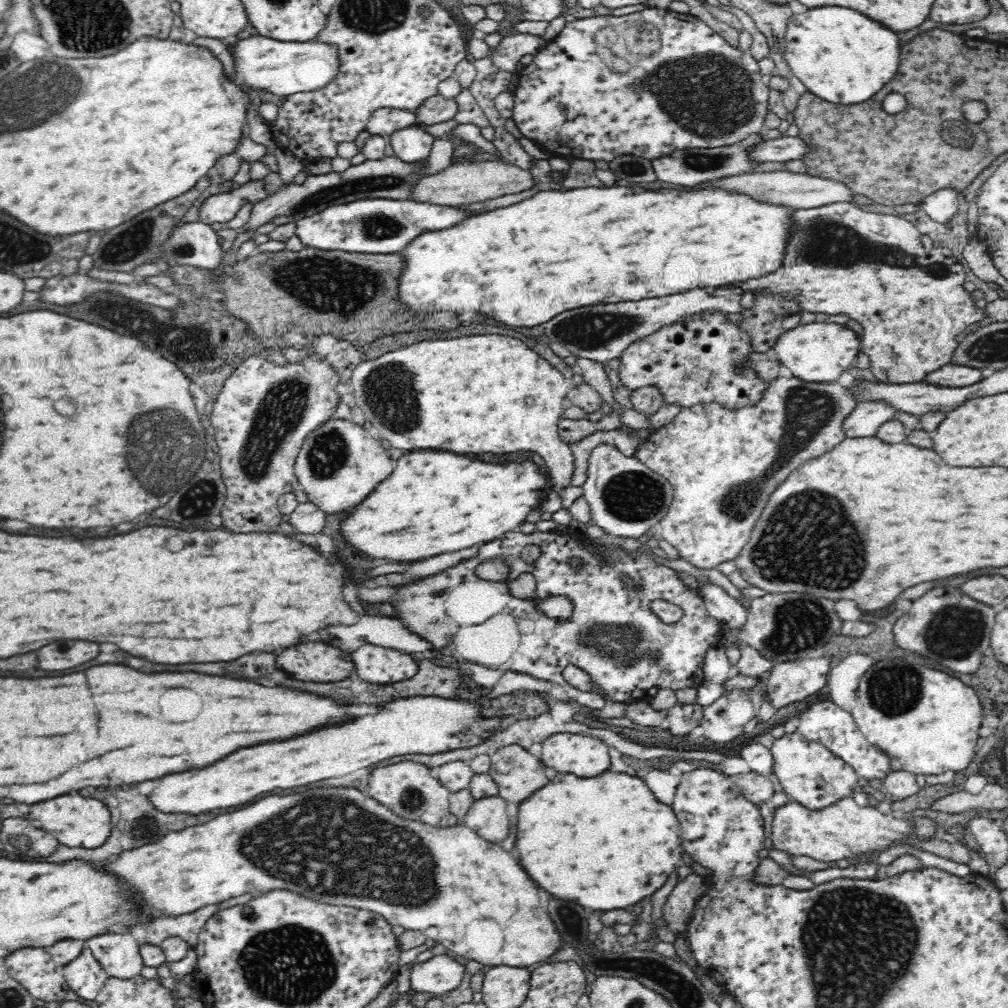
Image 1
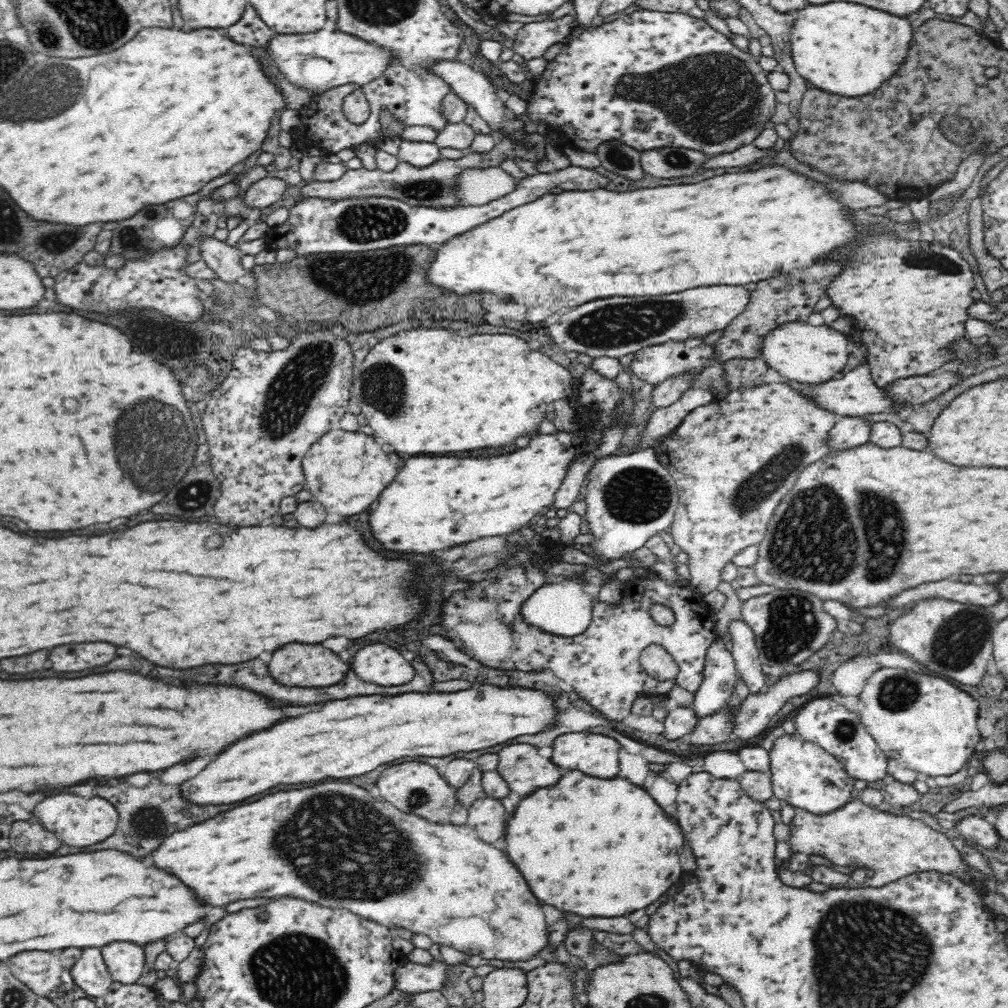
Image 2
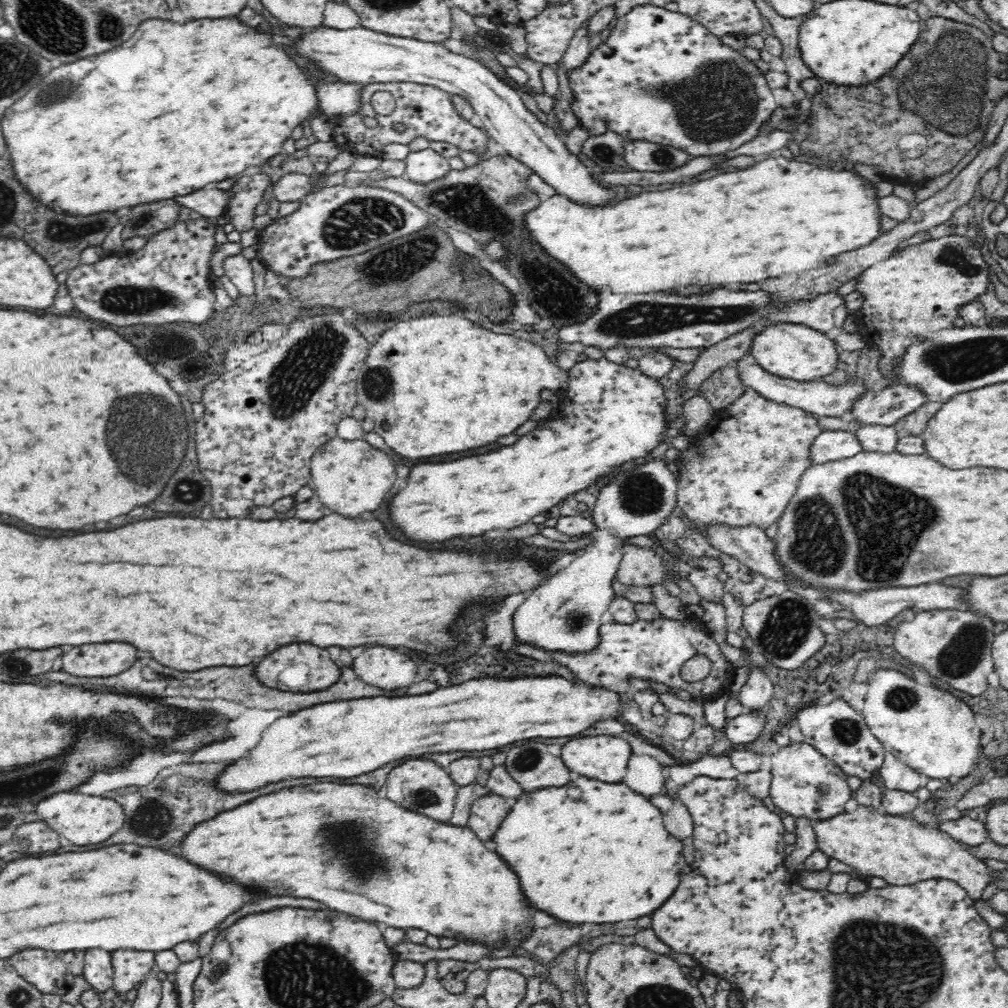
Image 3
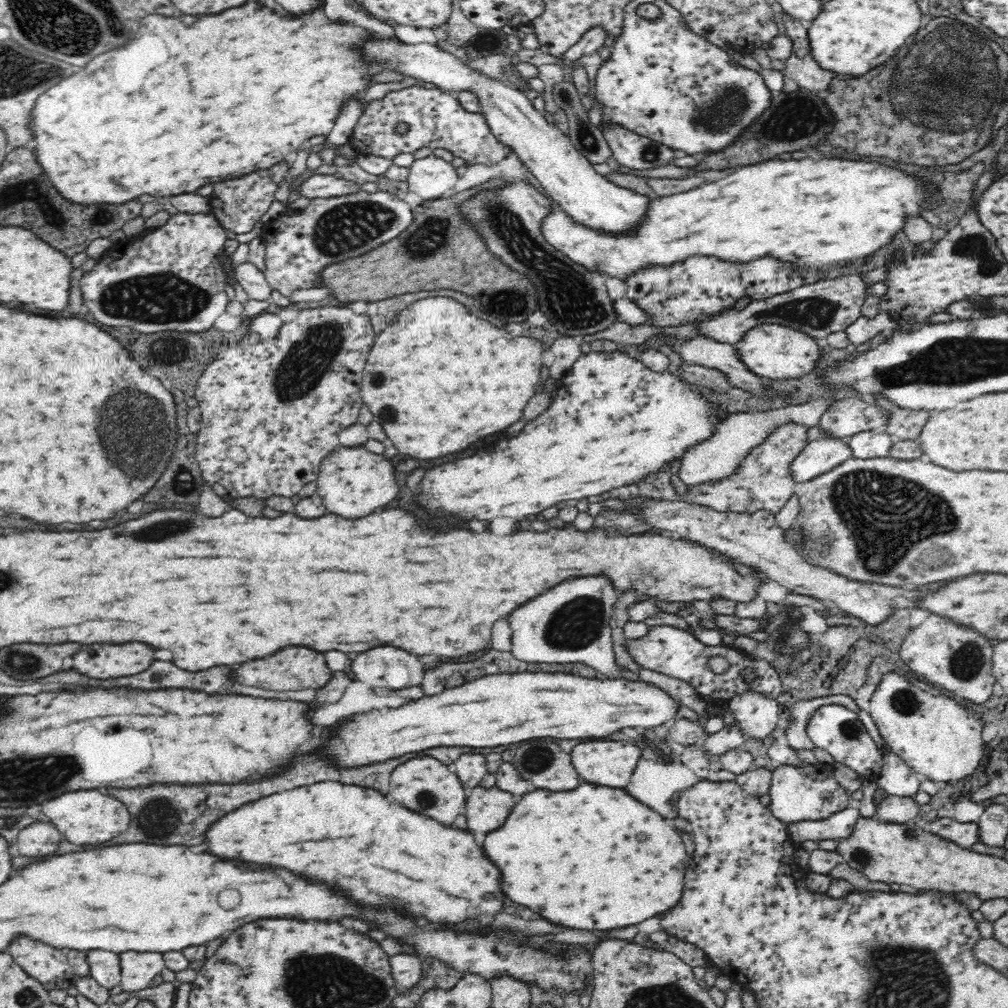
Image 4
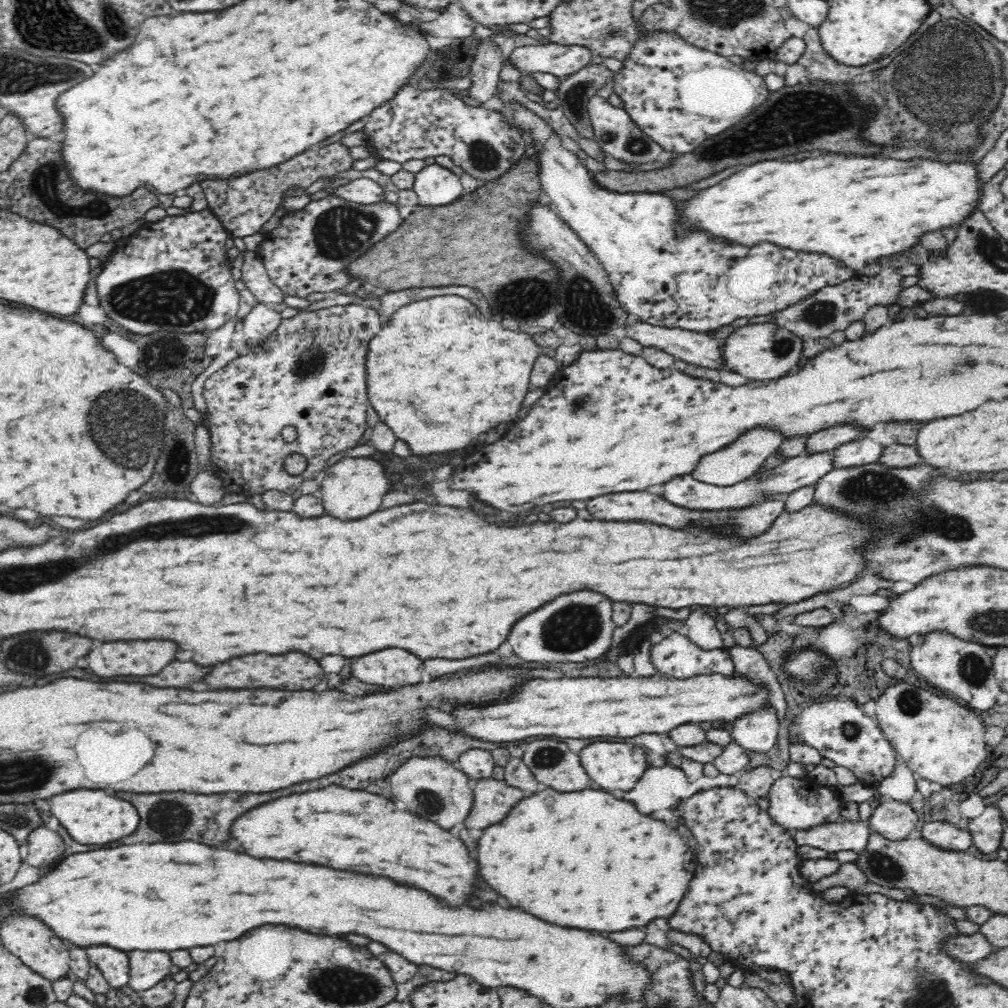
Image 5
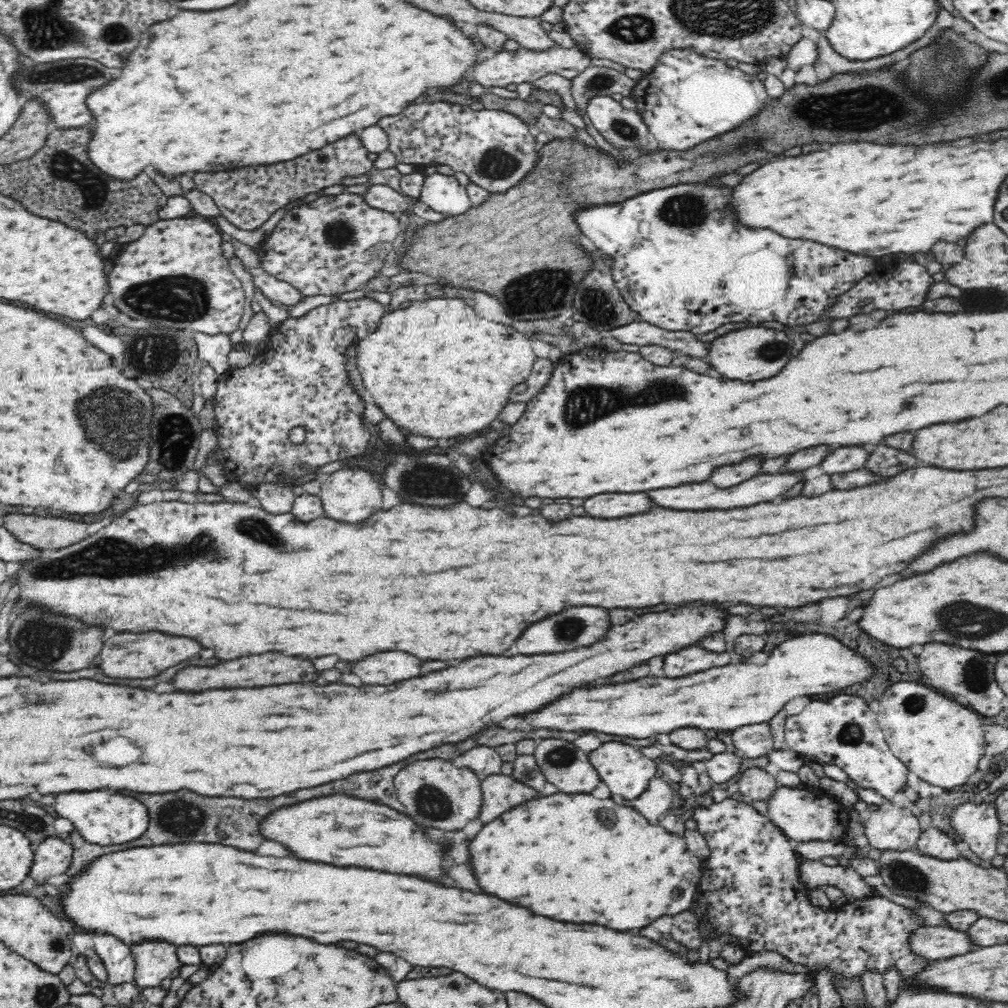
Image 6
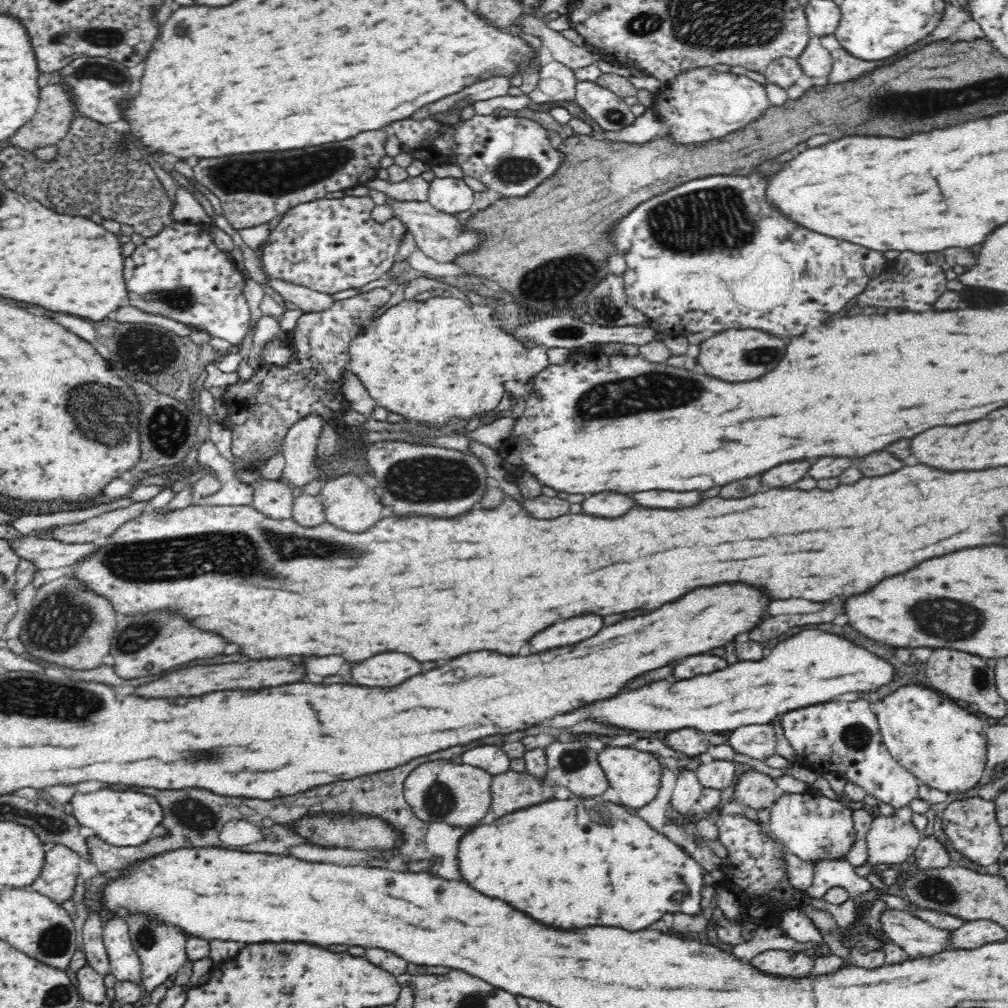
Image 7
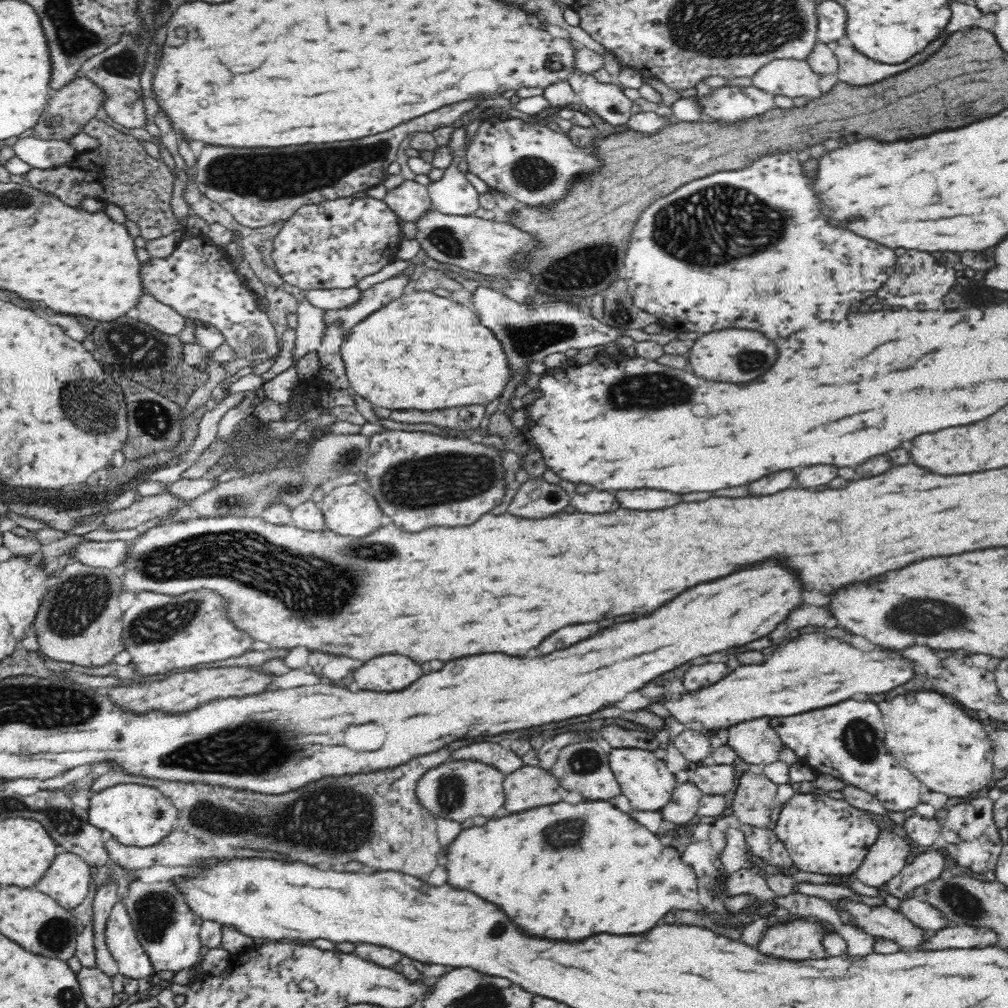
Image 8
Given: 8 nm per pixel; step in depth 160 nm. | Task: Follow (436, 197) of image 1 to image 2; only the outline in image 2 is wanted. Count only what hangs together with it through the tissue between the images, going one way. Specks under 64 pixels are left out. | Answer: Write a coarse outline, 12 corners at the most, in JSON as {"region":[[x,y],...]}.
{"region":[[470,169],[456,195],[482,206],[514,190],[503,169]]}

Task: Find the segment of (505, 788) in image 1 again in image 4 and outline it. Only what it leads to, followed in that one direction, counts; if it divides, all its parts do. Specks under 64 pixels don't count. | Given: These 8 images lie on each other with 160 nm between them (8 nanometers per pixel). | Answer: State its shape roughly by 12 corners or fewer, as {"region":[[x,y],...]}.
{"region":[[530,740],[514,764],[538,788],[576,790],[582,782],[558,744]]}

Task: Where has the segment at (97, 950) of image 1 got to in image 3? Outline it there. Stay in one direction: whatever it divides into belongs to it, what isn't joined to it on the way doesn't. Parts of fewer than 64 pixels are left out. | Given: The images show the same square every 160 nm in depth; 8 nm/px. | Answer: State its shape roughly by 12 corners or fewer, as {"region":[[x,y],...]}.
{"region":[[152,951],[112,954],[114,992],[122,1000],[155,968]]}

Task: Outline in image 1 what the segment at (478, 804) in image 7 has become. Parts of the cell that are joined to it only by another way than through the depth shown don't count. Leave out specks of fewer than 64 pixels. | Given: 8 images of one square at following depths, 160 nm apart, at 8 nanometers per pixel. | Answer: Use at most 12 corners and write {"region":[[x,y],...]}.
{"region":[[418,762],[376,768],[370,796],[438,826],[450,791]]}

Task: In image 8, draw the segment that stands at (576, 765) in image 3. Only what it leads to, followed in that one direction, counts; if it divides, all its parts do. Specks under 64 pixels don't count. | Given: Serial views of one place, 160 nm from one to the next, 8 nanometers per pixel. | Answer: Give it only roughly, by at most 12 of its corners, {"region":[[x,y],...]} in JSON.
{"region":[[614,748],[609,762],[632,808],[660,811],[679,786],[653,751]]}

